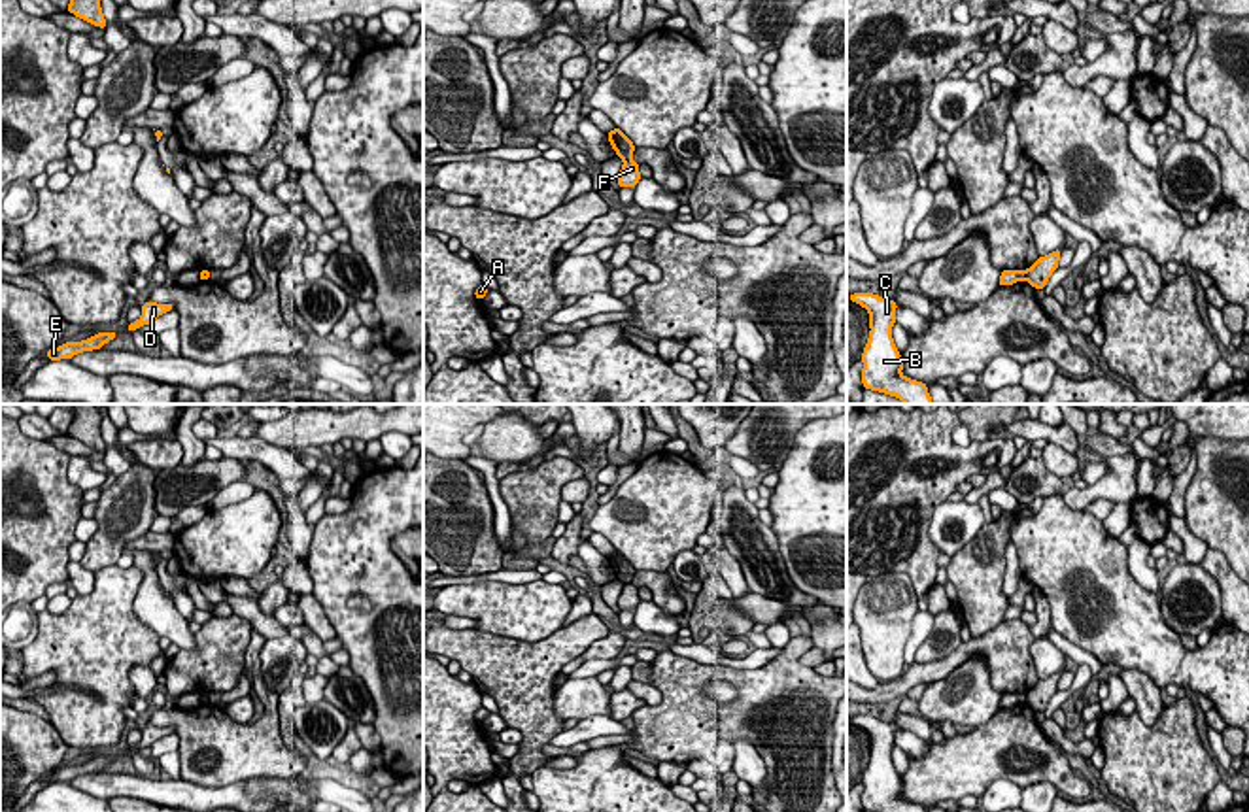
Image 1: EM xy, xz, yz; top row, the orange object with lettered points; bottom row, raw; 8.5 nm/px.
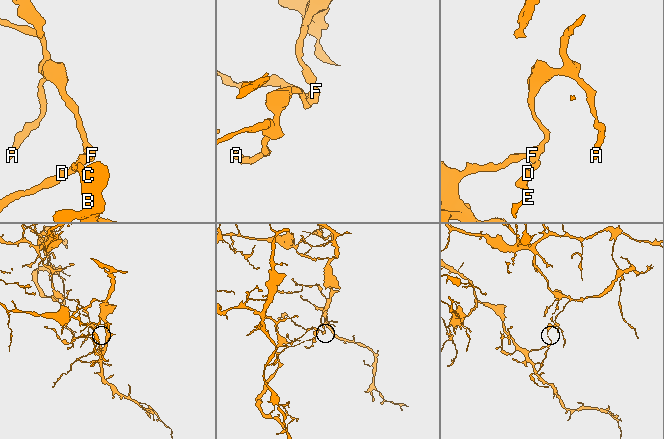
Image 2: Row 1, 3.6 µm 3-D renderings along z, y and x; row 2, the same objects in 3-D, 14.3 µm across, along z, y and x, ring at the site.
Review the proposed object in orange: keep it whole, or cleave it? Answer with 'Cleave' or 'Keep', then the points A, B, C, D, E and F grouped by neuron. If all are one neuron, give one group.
Cleave. Groups: A D E F / B C

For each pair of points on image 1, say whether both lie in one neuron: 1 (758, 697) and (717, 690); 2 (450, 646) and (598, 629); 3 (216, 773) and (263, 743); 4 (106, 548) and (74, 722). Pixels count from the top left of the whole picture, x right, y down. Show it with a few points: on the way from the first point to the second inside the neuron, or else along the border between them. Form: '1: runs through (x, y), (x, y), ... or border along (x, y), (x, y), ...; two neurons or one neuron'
1: border along (701, 688), (715, 680), (728, 680), (739, 695); two neurons
2: runs through (486, 656), (550, 656), (562, 648); one neuron
3: runs through (227, 761), (240, 750), (252, 750); one neuron
4: border along (116, 563), (95, 573); two neurons

